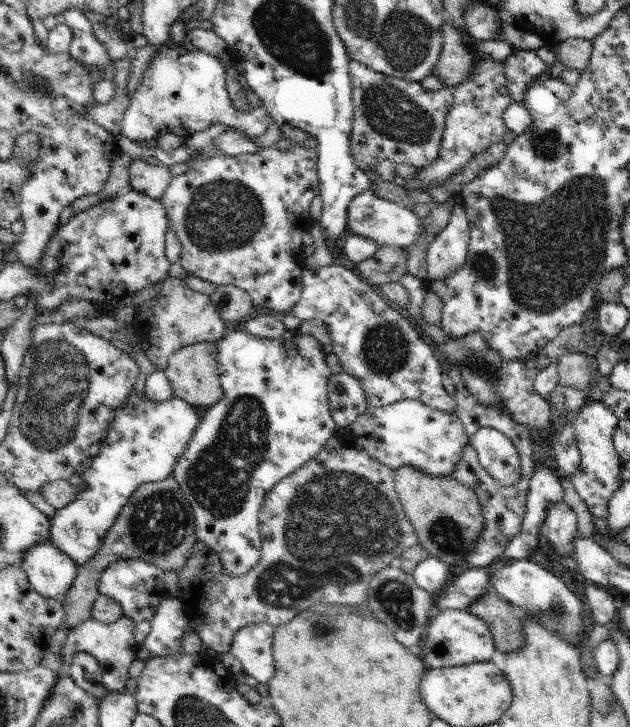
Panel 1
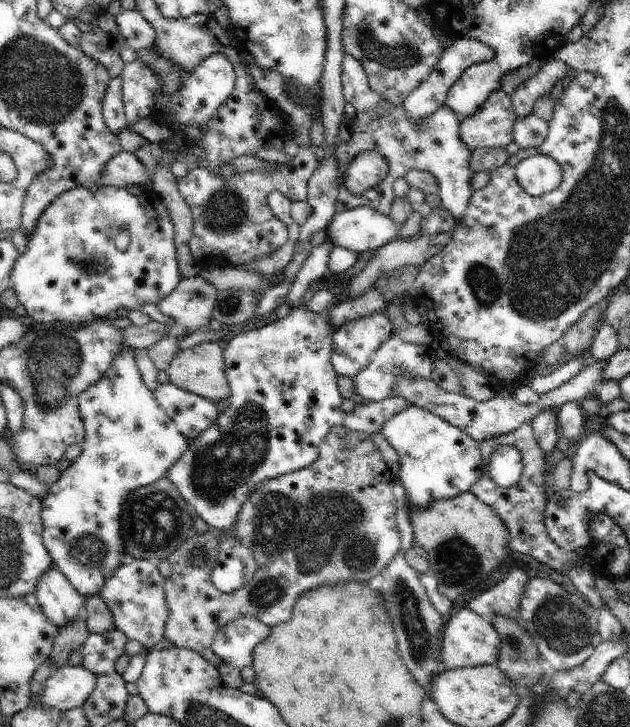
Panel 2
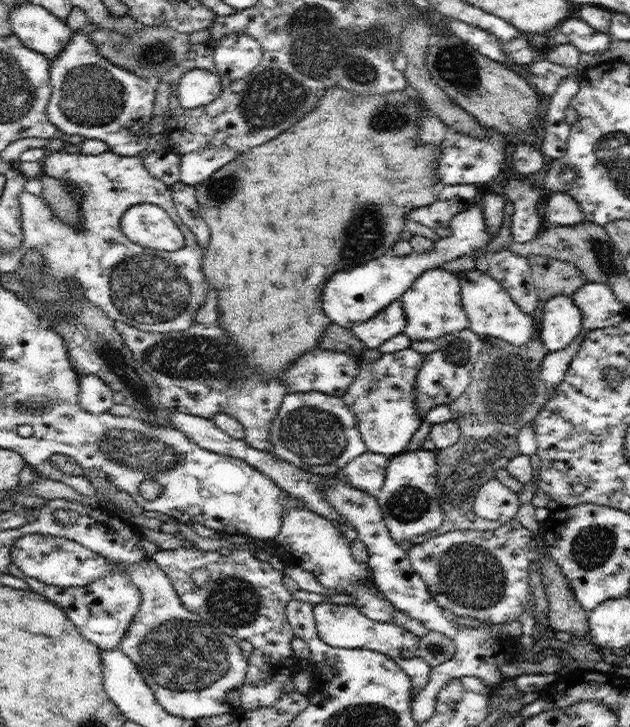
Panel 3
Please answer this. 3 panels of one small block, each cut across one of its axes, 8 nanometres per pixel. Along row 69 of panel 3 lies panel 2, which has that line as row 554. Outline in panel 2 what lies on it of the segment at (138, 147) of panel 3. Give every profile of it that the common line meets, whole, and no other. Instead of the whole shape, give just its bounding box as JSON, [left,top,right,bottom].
[41,344,190,599]

